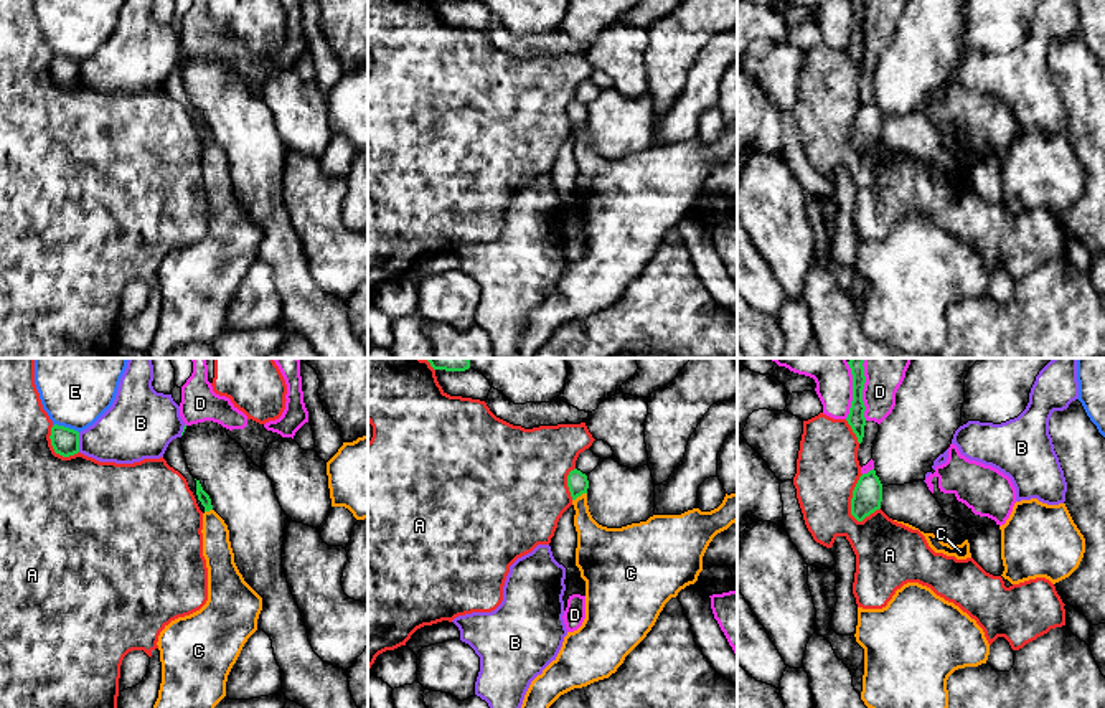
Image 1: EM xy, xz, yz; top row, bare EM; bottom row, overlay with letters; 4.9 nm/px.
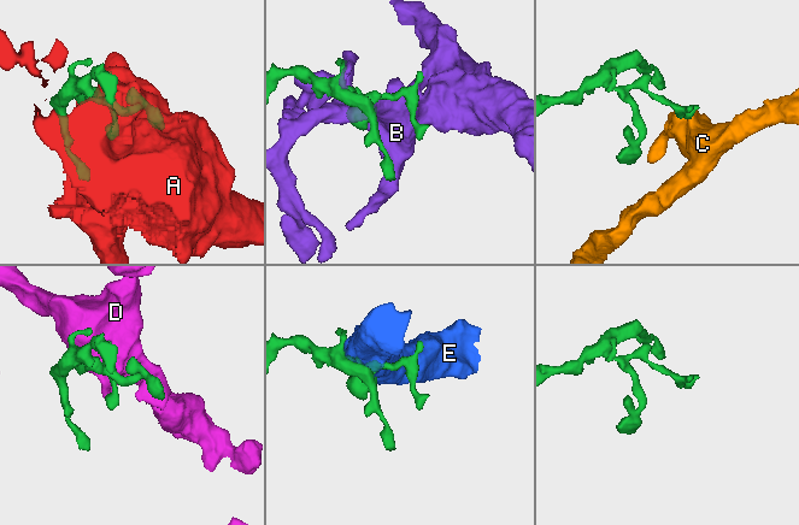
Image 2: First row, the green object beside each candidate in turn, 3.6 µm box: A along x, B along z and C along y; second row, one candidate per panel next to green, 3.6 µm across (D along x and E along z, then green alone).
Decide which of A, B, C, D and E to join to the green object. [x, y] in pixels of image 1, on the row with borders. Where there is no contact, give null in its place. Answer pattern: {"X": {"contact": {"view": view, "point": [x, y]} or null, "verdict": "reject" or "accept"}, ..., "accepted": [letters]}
{"A": {"contact": {"view": "yz", "point": [851, 499]}, "verdict": "reject"}, "B": {"contact": {"view": "xy", "point": [78, 443]}, "verdict": "reject"}, "C": {"contact": {"view": "xz", "point": [579, 495]}, "verdict": "reject"}, "D": {"contact": {"view": "yz", "point": [863, 388]}, "verdict": "reject"}, "E": {"contact": {"view": "xy", "point": [66, 428]}, "verdict": "reject"}, "accepted": []}

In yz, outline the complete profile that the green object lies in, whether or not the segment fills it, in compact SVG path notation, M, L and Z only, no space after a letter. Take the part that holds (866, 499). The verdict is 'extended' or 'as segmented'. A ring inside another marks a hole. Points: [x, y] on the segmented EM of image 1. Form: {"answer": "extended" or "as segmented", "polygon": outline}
{"answer": "as segmented", "polygon": "M876 470L863 474L853 490L851 515L863 522L866 517L881 508L882 484L876 475Z"}

